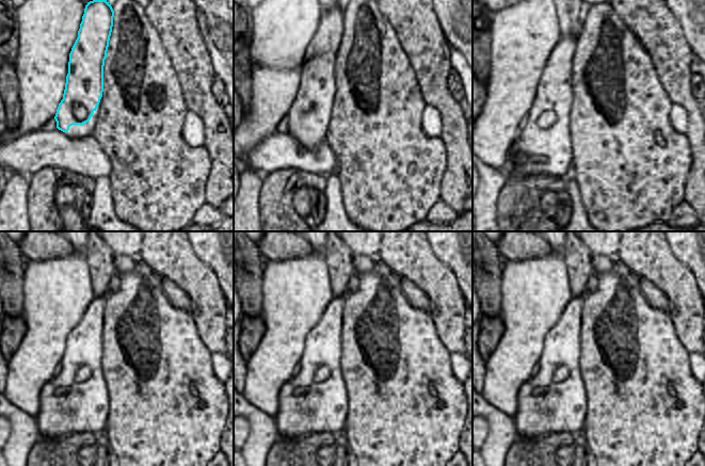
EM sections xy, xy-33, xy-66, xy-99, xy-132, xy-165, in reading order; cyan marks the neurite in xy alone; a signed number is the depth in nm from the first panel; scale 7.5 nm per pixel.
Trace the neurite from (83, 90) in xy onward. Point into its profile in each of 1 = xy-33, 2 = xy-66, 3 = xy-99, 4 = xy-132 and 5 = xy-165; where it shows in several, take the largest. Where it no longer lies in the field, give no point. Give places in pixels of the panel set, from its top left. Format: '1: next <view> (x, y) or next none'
1: next xy-33 (317, 94)
2: next xy-66 (555, 95)
3: next xy-99 (61, 339)
4: next xy-132 (300, 339)
5: next xy-165 (539, 339)

